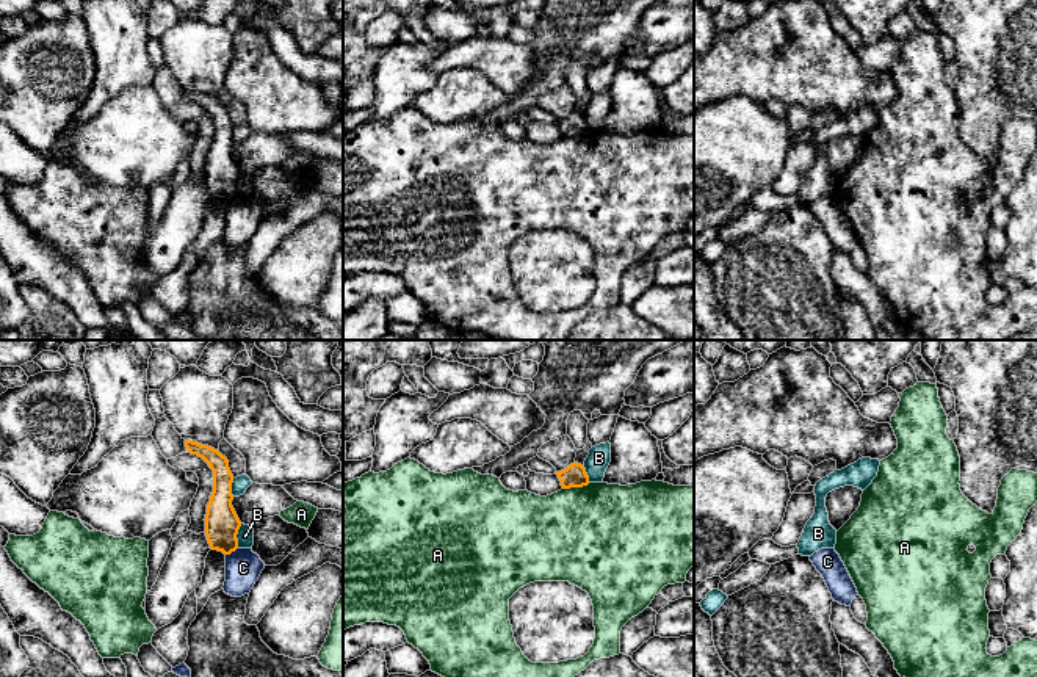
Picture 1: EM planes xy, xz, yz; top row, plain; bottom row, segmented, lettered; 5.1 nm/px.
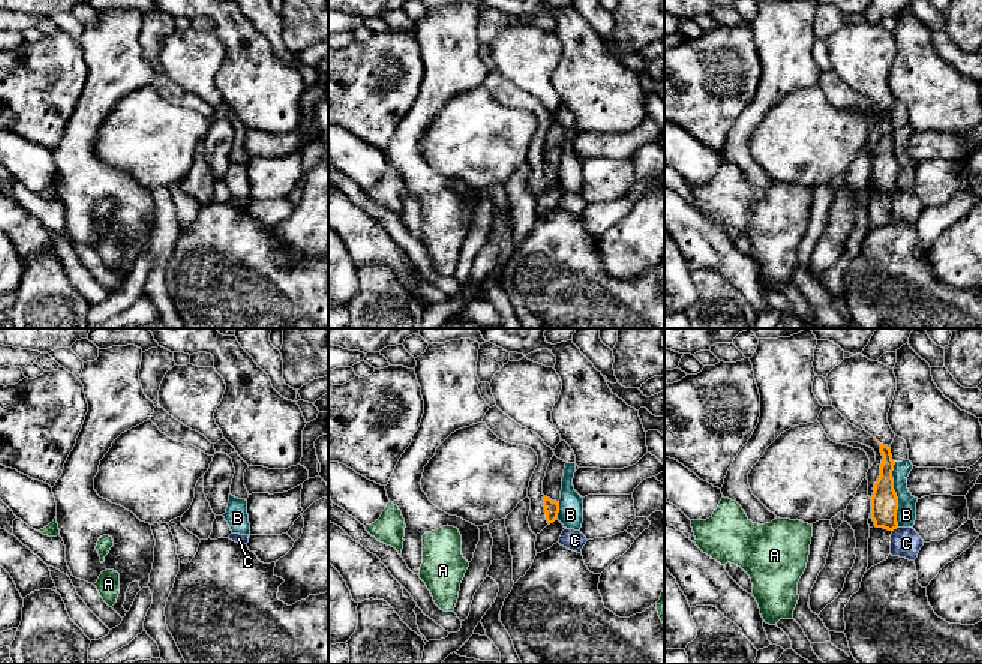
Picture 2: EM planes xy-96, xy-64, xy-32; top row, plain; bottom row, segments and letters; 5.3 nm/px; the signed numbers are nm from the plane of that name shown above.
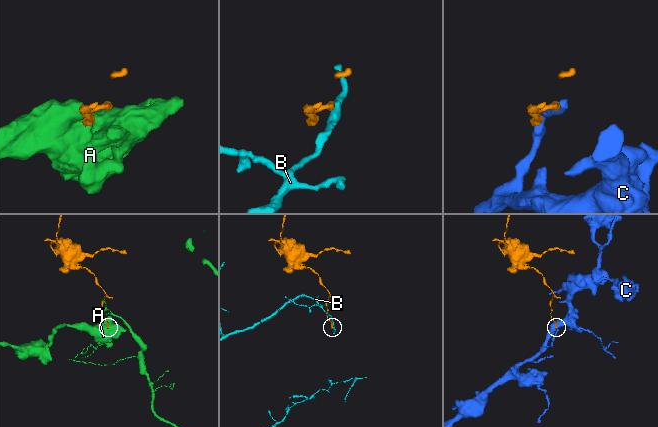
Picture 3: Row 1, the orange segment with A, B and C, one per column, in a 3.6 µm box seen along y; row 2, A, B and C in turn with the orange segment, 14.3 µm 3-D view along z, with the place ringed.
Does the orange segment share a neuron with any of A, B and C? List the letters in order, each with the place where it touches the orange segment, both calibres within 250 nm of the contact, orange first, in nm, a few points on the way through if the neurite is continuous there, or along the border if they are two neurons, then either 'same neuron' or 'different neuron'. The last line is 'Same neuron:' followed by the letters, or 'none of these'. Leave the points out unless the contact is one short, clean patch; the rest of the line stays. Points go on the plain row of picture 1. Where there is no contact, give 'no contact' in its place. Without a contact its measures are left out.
A: contact xz (575, 135); calibres 120 and 500 nm; border xz (589, 132), (580, 137), (563, 138); different neuron
B: contact xy (235, 185); calibres 180 and 90 nm; border xy (242, 173), (237, 182), (237, 196); different neuron
C: contact xy (231, 201); calibres 180 and 190 nm; border xy (237, 196), (226, 204); different neuron
Same neuron: none of these

